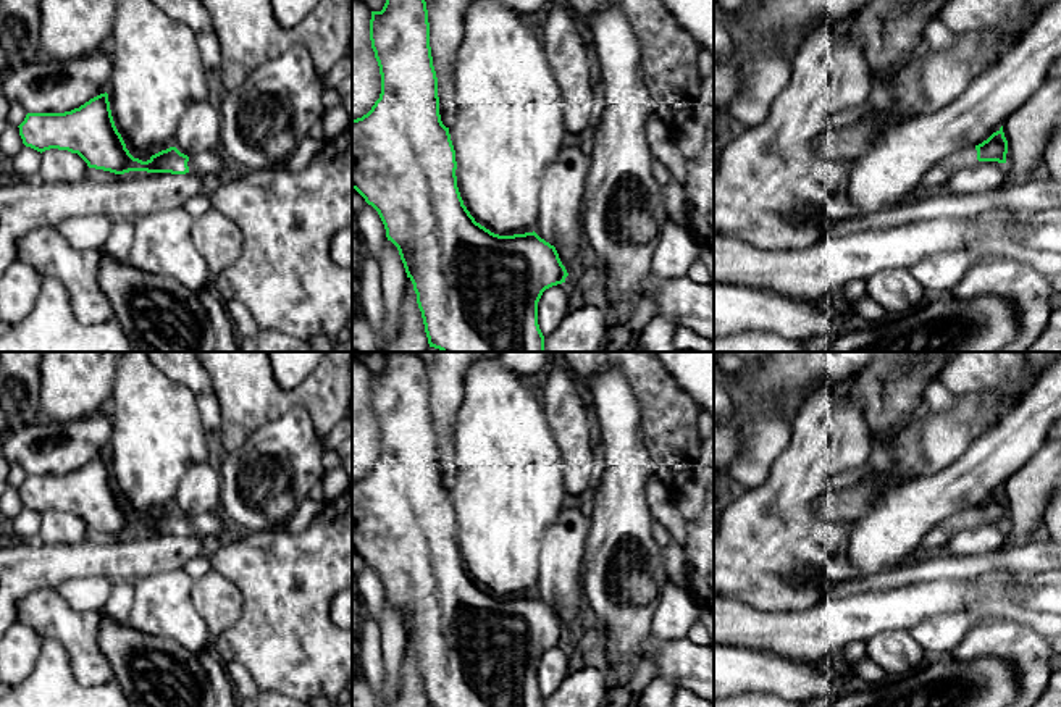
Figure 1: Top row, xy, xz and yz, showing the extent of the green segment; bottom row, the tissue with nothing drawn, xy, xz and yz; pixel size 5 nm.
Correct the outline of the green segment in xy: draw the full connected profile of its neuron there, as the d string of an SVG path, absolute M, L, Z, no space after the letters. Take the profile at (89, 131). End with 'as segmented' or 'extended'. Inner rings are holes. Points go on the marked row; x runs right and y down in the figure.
M107 92L71 111L27 113L18 128L26 147L40 153L50 149L68 150L78 153L89 168L115 174L192 173L213 184L223 169L223 161L215 150L187 157L176 147L170 147L147 161L134 158L115 126Z | extended

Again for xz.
M386 0L381 11L371 11L370 40L380 66L381 94L367 115L352 119L352 189L355 189L365 199L365 202L378 211L384 224L388 241L391 241L399 250L407 278L412 281L413 291L417 294L417 303L421 312L430 347L439 349L441 352L546 352L544 336L538 324L538 302L546 289L565 282L568 273L562 265L556 247L541 239L535 231L514 236L494 234L476 223L463 205L457 187L455 150L451 140L449 128L442 124L439 115L438 77L430 47L426 2Z | as segmented

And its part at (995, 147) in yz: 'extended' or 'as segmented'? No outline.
extended

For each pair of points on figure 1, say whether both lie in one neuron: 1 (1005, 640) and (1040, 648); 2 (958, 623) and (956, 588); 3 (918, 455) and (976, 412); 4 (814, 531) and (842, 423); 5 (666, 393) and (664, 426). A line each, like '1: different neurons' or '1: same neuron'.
1: same neuron
2: different neurons
3: same neuron
4: same neuron
5: same neuron

